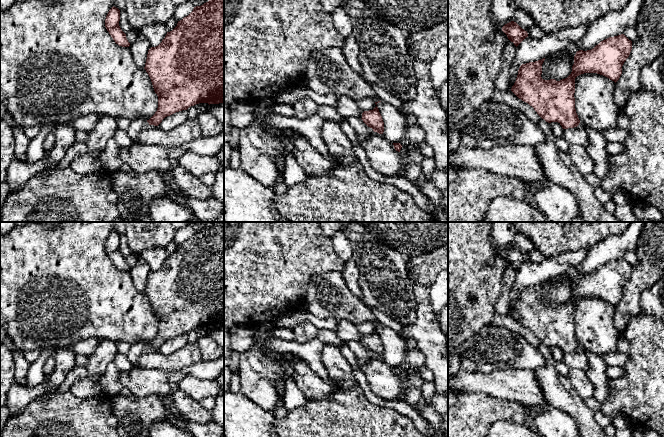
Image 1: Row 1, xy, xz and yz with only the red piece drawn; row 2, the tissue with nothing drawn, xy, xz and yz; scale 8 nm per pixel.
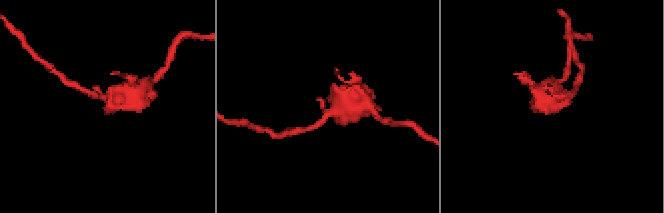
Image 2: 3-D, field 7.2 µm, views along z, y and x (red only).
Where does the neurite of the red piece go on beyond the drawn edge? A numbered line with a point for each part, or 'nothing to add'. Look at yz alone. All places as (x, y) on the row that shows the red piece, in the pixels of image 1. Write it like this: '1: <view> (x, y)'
nothing to add

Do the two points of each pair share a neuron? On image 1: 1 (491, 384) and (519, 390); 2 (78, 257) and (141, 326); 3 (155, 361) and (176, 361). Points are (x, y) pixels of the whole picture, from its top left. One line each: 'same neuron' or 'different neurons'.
1: same neuron
2: same neuron
3: same neuron

